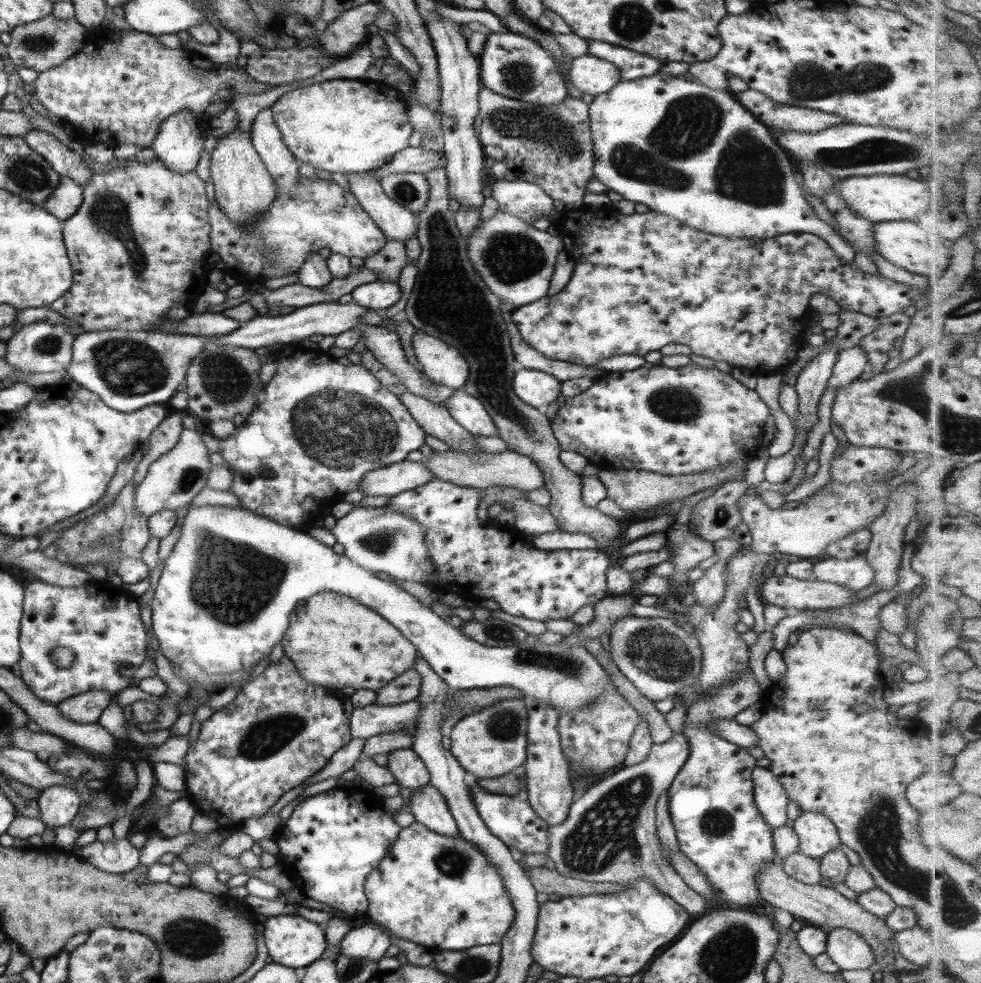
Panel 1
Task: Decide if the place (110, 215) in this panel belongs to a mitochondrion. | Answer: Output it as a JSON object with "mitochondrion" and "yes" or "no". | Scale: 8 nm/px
{"mitochondrion":"yes"}

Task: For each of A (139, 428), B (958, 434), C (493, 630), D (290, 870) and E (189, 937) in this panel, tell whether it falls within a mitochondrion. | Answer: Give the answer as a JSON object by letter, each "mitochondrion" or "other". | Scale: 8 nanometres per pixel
{"A":"other","B":"mitochondrion","C":"mitochondrion","D":"other","E":"mitochondrion"}

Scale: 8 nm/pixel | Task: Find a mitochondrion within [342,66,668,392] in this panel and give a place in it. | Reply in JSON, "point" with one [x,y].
{"point":[537,126]}

